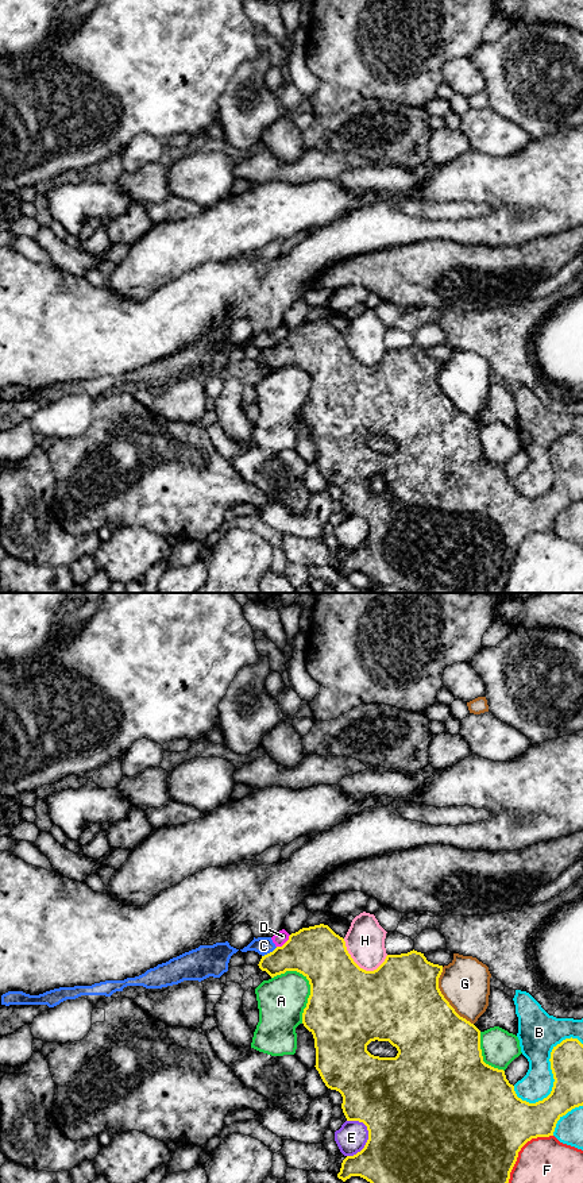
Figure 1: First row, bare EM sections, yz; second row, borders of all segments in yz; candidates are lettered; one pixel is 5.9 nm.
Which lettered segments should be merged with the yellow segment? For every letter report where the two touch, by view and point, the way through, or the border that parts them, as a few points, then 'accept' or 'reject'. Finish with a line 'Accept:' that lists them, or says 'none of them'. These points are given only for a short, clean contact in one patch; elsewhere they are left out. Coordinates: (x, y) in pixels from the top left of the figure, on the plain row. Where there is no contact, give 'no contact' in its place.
A: meets yellow in yz at (309, 378); reject
B: meets yellow in yz at (553, 471); reject
C: meets yellow in yz at (270, 347); border along yz (277, 342), (262, 351); reject
D: meets yellow in yz at (285, 338); border along yz (290, 330), (277, 342); reject
E: meets yellow in yz at (366, 538); reject
F: meets yellow in yz at (517, 551); reject
G: meets yellow in yz at (444, 393); reject
H: meets yellow in yz at (359, 362); reject
Accept: none of them

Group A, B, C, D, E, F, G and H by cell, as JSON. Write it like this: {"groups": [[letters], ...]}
{"groups": [["A"], ["B"], ["C", "D"], ["E"], ["F"], ["G"], ["H"]]}

